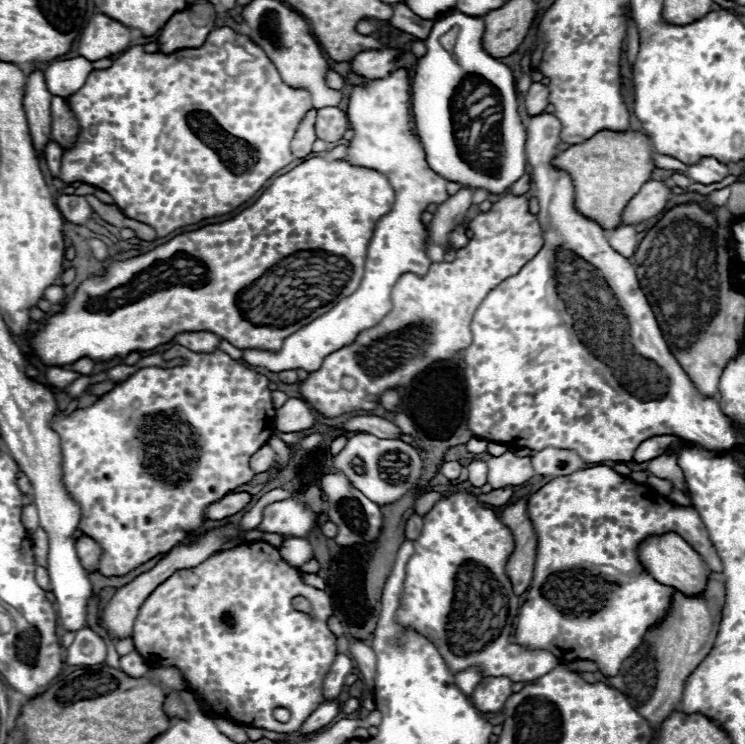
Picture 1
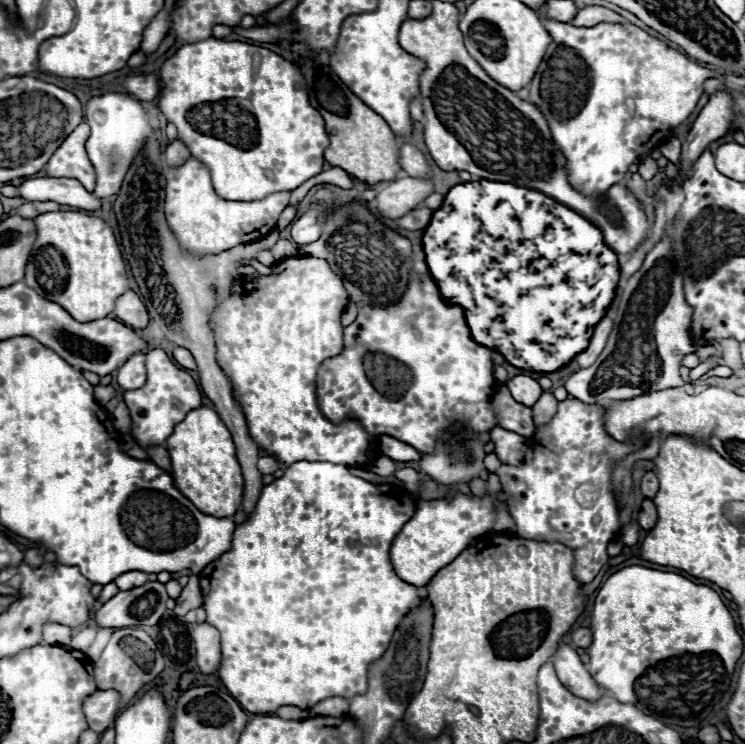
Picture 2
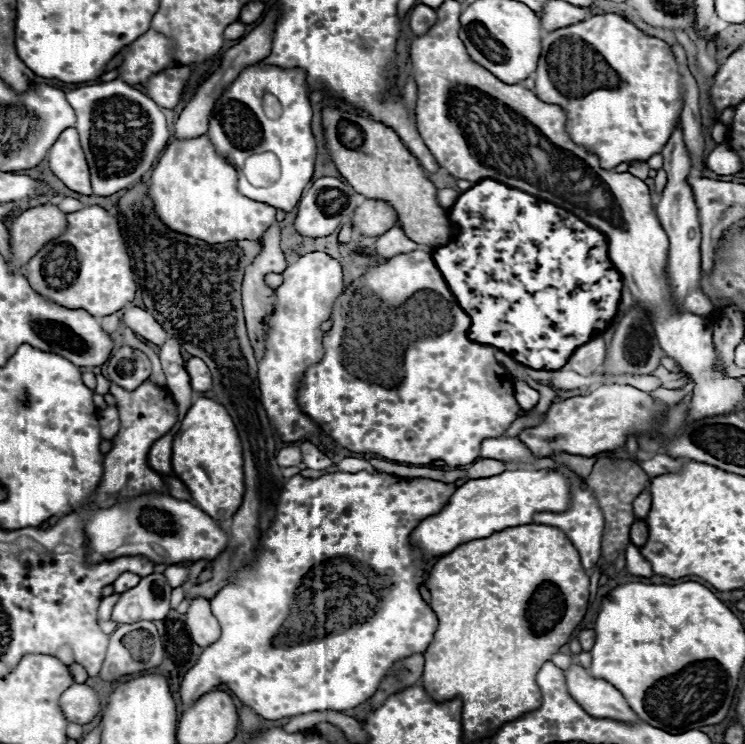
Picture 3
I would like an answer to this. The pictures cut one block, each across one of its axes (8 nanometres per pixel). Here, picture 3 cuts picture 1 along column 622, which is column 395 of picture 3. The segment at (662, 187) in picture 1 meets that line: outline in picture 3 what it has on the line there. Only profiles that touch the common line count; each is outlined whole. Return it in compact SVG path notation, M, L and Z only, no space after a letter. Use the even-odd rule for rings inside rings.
M374 198L364 200L352 216L352 224L354 228L360 228L362 236L380 236L386 230L390 230L396 222L398 222L396 210L388 202Z

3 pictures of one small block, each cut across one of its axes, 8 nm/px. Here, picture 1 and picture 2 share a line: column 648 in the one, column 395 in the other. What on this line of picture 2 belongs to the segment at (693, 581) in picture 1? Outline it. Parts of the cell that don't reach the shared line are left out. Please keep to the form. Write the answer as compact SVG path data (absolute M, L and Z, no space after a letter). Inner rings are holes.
M456 494L450 502L420 500L416 514L404 524L390 548L390 560L394 560L396 576L416 588L426 586L440 568L450 564L462 550L472 546L486 530L490 530L494 520L494 500L488 494L484 498Z

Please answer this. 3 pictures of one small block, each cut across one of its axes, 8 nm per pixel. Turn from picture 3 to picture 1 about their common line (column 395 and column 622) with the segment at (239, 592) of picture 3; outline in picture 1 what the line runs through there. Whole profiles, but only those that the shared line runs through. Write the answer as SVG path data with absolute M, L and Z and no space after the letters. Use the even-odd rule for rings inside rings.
M604 464L550 480L538 492L528 496L526 512L536 530L538 548L536 548L532 584L526 592L528 596L520 608L518 624L514 630L516 644L530 650L552 652L562 664L574 660L596 662L598 670L606 678L618 674L622 662L642 644L646 632L664 620L672 604L674 588L656 582L644 570L638 558L640 542L644 542L650 536L676 532L704 558L704 562L712 570L722 572L722 562L694 508L672 504L652 486L616 474L610 466Z

